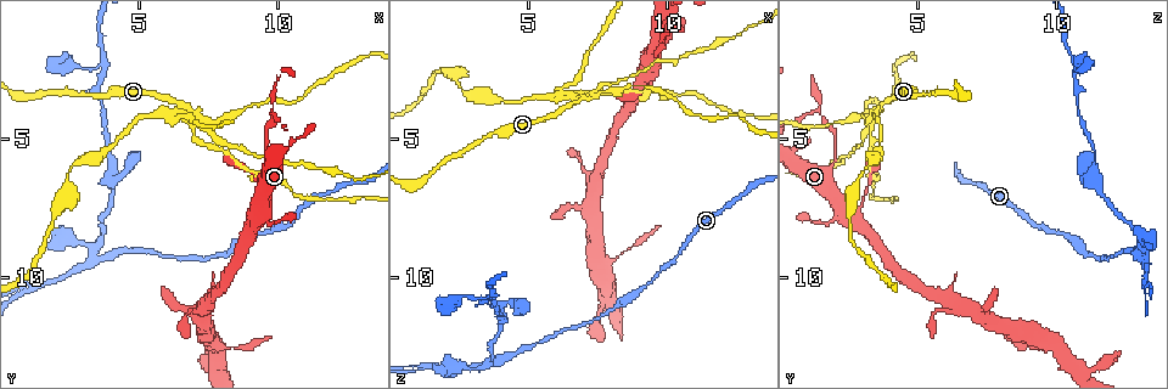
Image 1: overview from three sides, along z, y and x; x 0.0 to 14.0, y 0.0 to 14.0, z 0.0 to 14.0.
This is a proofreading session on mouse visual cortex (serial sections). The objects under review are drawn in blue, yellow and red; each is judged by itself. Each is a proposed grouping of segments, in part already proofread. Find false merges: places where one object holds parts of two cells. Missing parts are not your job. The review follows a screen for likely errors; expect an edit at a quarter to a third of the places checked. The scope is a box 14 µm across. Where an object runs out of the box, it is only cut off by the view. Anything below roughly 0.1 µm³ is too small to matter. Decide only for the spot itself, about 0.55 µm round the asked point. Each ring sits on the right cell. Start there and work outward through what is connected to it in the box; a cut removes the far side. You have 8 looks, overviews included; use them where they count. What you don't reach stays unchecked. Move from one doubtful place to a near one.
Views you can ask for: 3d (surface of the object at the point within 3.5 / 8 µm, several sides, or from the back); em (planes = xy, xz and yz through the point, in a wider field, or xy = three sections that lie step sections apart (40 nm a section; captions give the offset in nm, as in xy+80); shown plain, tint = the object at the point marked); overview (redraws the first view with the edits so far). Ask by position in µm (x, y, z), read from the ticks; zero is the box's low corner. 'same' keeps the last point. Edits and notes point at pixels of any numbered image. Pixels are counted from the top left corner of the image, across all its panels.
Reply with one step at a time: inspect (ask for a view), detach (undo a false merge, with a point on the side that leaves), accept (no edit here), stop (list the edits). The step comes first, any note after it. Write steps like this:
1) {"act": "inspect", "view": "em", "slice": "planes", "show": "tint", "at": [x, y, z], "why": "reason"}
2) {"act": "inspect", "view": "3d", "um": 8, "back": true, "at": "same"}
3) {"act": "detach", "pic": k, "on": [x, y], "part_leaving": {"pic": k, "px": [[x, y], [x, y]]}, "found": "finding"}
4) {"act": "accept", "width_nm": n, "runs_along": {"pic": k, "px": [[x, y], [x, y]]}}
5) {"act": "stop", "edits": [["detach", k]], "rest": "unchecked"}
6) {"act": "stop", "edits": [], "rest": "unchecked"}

{"act": "inspect", "view": "em", "slice": "xy", "step": 2, "show": "tint", "at": [9.7, 5.5, 2.1], "why": "thin neck"}

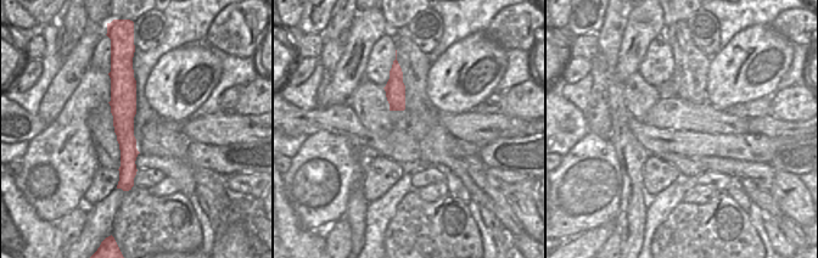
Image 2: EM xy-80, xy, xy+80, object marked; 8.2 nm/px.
{"act": "inspect", "view": "3d", "um": 3.5, "at": "same"}

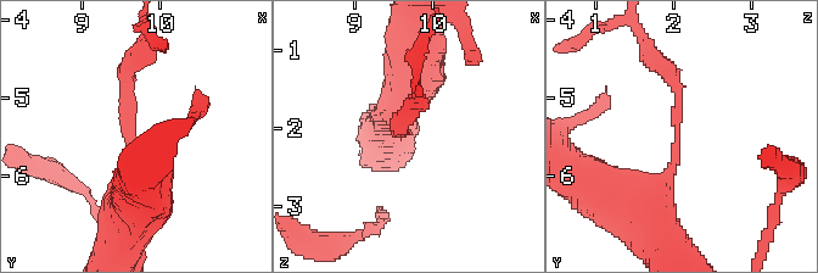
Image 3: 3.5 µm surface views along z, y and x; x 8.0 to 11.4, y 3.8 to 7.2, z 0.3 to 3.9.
{"act": "detach", "pic": 3, "on": [128, 127], "part_leaving": {"pic": 3, "px": [[672, 166], [678, 90], [653, 54]]}, "found": "two cells meet here"}

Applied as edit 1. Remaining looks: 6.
{"act": "inspect", "view": "overview"}

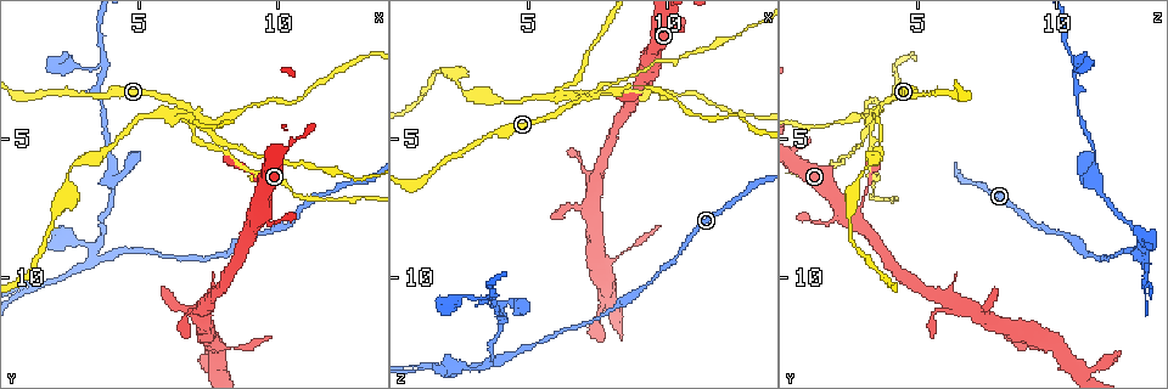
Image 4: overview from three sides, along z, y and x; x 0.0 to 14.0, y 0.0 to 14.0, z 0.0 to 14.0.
{"act": "inspect", "view": "3d", "um": 3.5, "at": [6.9, 4.2, 3.6], "why": "arms part here"}

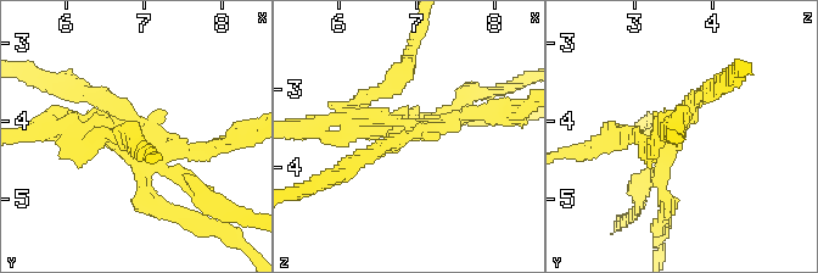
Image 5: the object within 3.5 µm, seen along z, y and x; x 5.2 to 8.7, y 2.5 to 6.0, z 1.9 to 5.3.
{"act": "inspect", "view": "em", "slice": "xy", "step": 1, "show": "tint", "at": "same", "why": "shape alone is not enough"}

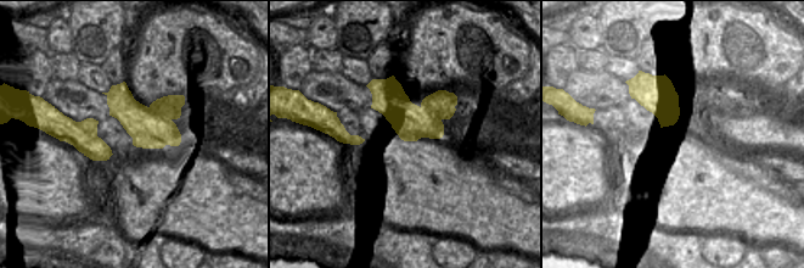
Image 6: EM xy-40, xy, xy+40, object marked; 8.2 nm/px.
{"act": "inspect", "view": "em", "slice": "xy", "step": 3, "show": "tint", "at": "same", "why": "another direction"}

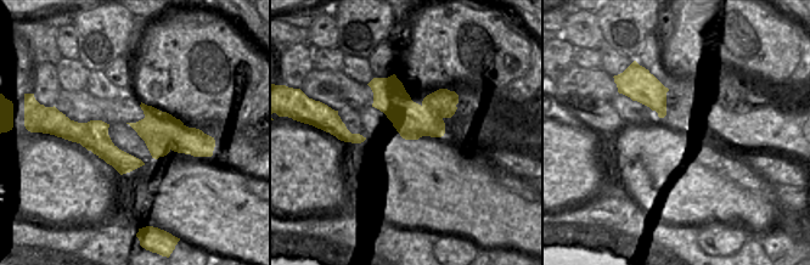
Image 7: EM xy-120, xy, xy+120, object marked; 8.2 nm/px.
{"act": "detach", "pic": 5, "on": [91, 128], "width_nm": 300, "part_leaving": {"pic": 5, "px": [[132, 132], [105, 124], [34, 128]]}, "found": "two cells meet here"}

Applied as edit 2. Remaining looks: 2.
{"act": "stop", "edits": [["detach", 3], ["detach", 5]], "rest": "unchecked"}

